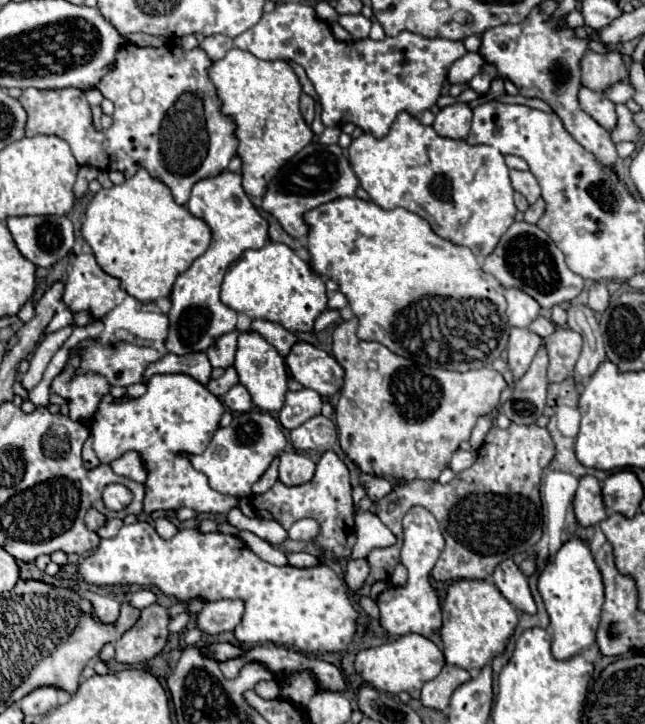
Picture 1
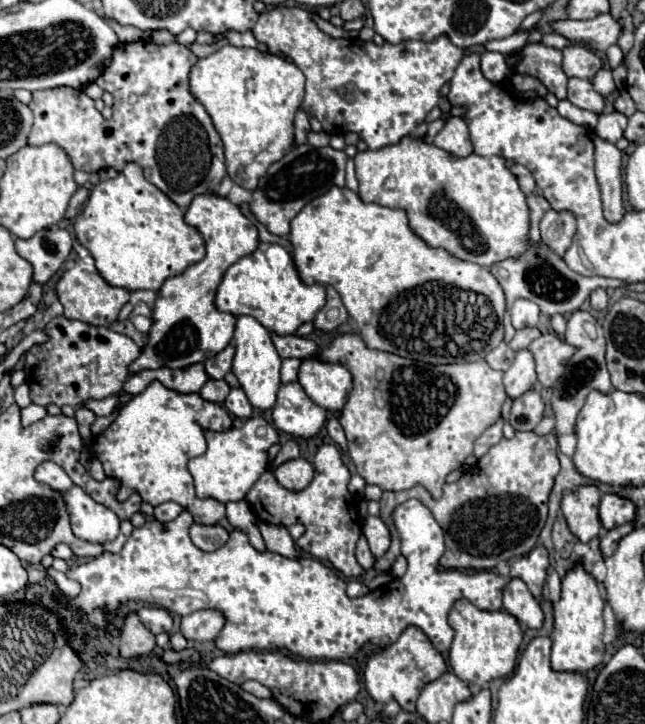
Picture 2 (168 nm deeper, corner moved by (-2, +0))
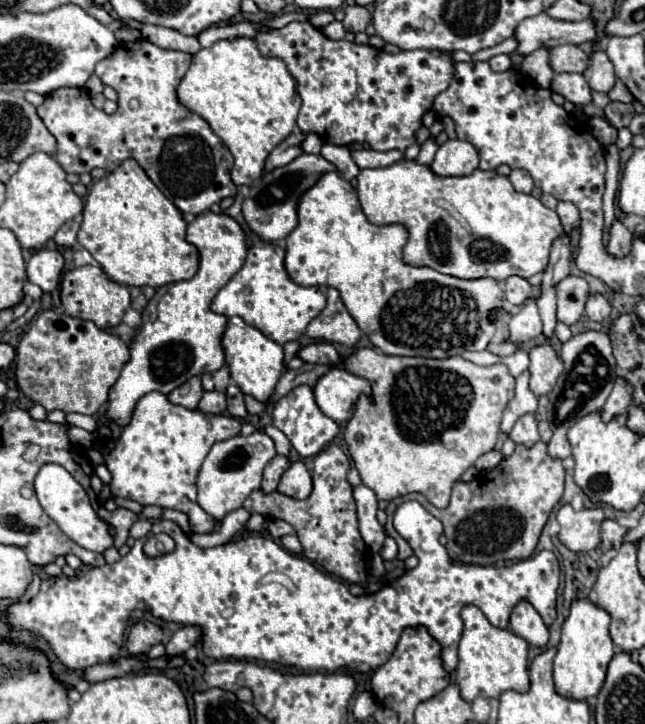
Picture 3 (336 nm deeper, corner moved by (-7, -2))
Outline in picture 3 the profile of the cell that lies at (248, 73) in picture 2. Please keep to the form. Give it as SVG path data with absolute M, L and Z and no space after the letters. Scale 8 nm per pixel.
M219 40L211 48L201 48L185 78L177 86L183 106L201 114L211 130L223 140L235 158L231 180L251 186L265 172L265 160L297 126L301 96L297 82L279 58L261 56L255 40Z

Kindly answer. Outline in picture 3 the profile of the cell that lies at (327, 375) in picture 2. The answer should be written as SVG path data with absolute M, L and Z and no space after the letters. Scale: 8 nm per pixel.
M331 368L313 386L317 406L323 414L337 422L347 422L353 414L353 404L359 394L371 394L371 386L365 378L359 378L347 370Z

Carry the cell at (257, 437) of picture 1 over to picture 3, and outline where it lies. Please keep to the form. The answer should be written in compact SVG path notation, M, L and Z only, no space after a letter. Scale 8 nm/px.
M255 430L251 436L239 434L229 440L215 442L197 474L199 506L215 520L223 520L225 514L229 514L231 510L237 510L243 504L243 500L261 486L263 470L275 454L277 454L275 444L263 430Z

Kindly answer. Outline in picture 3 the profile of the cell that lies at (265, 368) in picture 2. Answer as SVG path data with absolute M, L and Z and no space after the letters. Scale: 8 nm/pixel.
M231 316L223 334L223 350L225 362L231 368L231 378L237 382L237 386L259 402L269 402L283 372L283 346L267 338L259 328L247 324L243 318Z

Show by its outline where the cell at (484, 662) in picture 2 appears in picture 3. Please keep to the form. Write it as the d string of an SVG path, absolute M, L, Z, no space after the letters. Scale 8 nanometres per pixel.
M465 606L461 610L461 618L463 618L463 624L465 624L463 638L459 642L459 664L457 664L457 686L461 688L461 696L467 702L471 702L477 696L481 696L481 698L499 698L501 692L505 692L505 690L525 692L529 688L529 676L527 676L529 644L521 636L513 634L511 630L493 626L477 606Z

